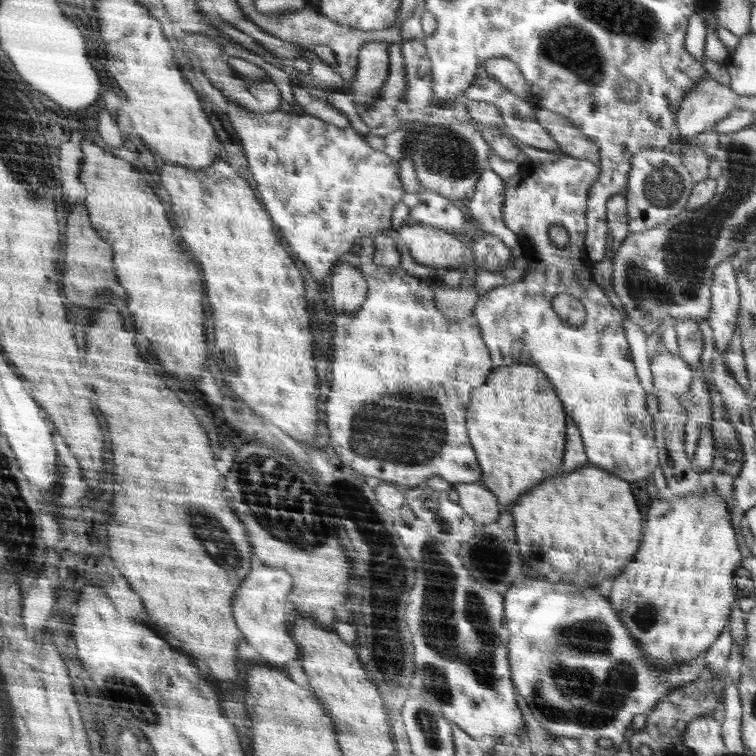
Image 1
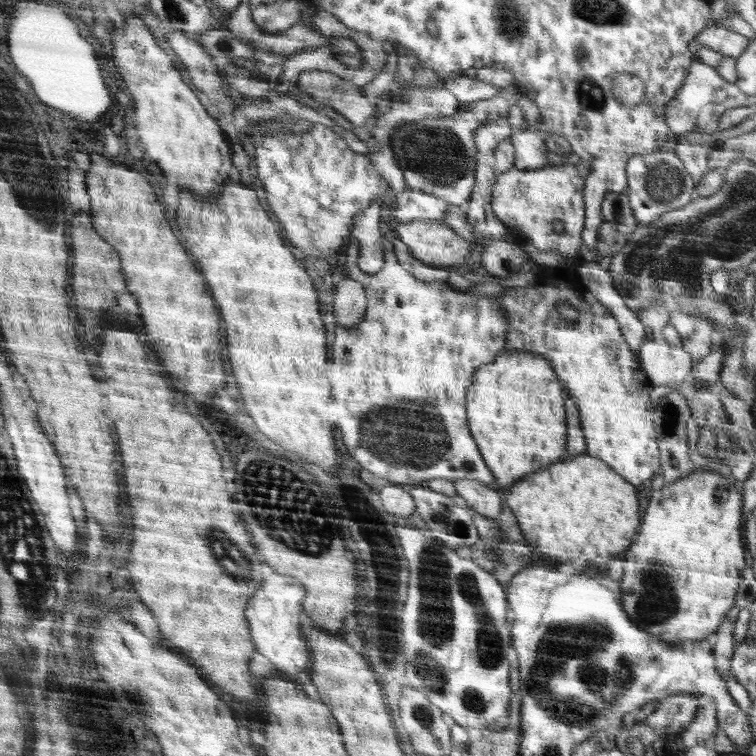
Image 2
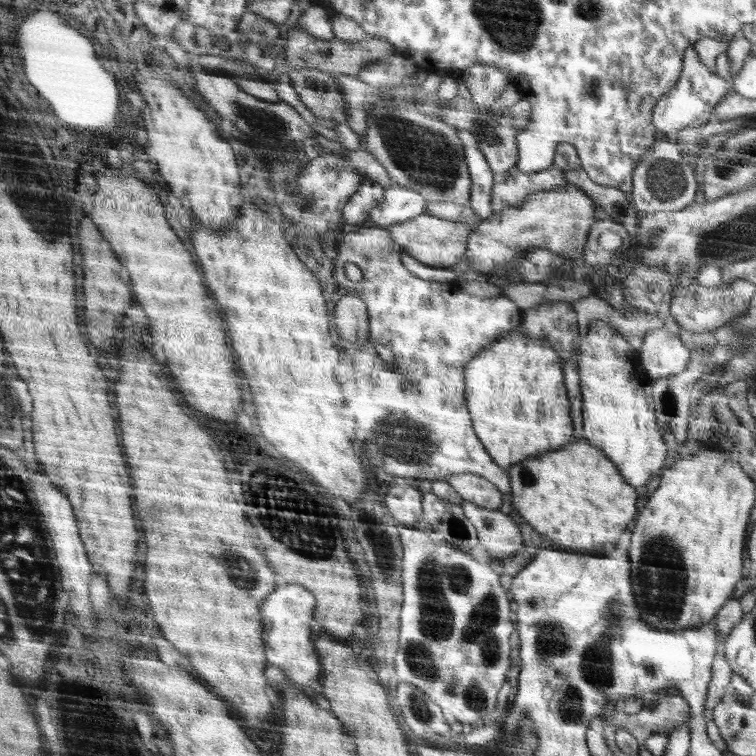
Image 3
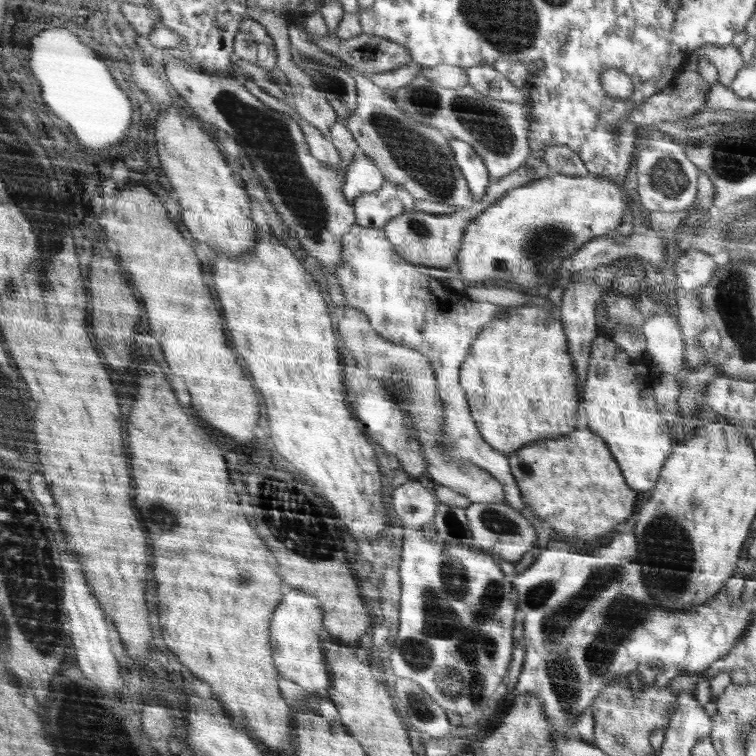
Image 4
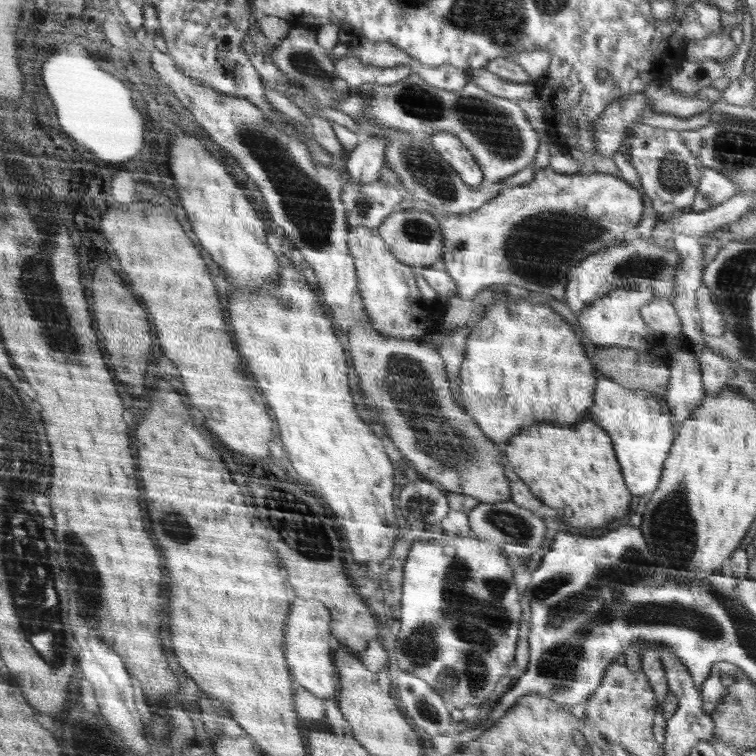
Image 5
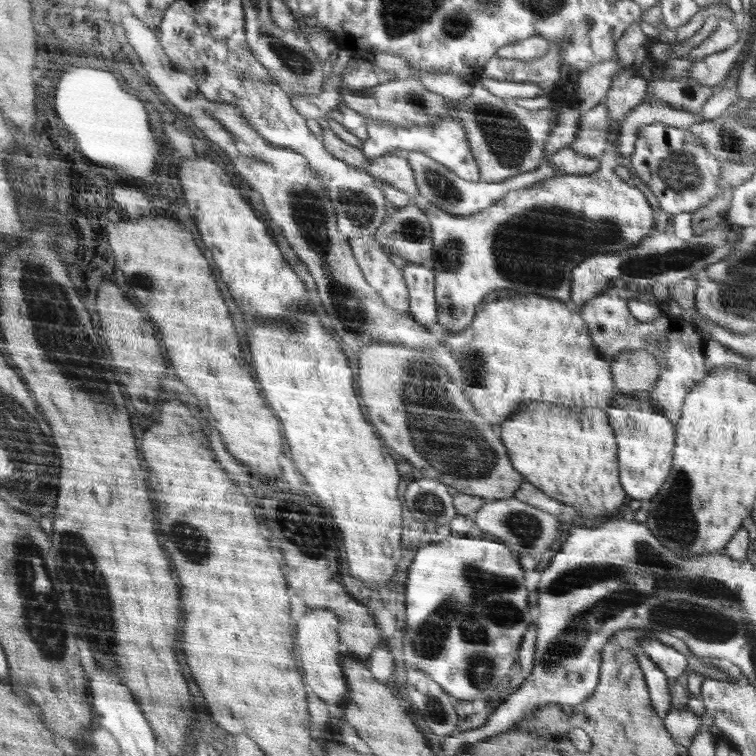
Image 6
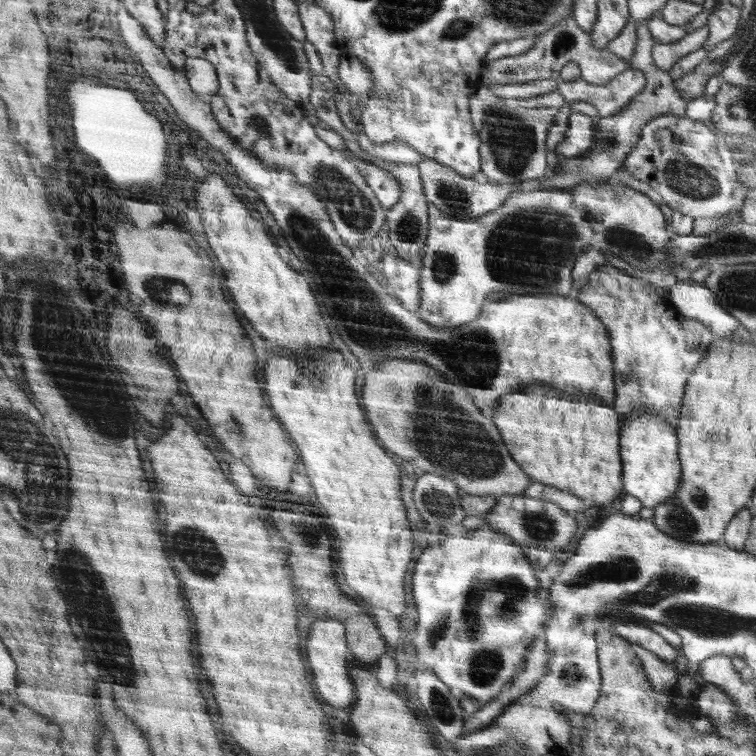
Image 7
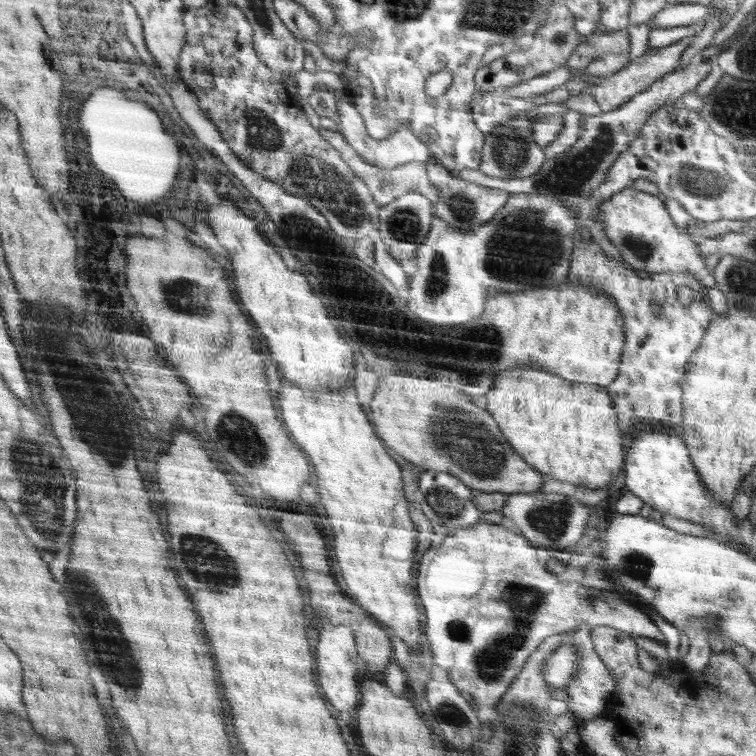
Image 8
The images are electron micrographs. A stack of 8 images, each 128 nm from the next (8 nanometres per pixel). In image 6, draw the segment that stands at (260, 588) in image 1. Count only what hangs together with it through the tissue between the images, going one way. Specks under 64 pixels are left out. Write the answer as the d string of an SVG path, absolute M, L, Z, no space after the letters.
M310 610L306 612L298 622L298 648L302 658L302 668L306 672L306 684L312 688L312 692L322 698L324 702L338 704L346 696L349 696L348 680L344 680L342 668L340 668L340 618L330 610Z

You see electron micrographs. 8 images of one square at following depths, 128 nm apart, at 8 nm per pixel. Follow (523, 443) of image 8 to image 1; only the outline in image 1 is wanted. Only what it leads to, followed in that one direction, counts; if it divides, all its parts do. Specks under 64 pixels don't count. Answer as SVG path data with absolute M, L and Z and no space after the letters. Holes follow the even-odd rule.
M592 464L544 479L510 506L509 511L515 520L520 557L530 562L534 572L528 575L546 577L557 572L577 586L578 578L584 584L590 574L600 582L618 576L636 554L642 538L642 516L630 484ZM584 554L594 554L594 558L590 558L592 562L582 560Z

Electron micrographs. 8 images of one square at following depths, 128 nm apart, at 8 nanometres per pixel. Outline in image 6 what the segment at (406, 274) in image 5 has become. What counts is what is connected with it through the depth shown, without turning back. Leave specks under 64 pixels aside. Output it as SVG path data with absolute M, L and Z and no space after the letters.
M376 235L358 237L350 239L350 245L365 279L390 308L409 314L410 294L402 270L391 262L388 250L376 240Z

